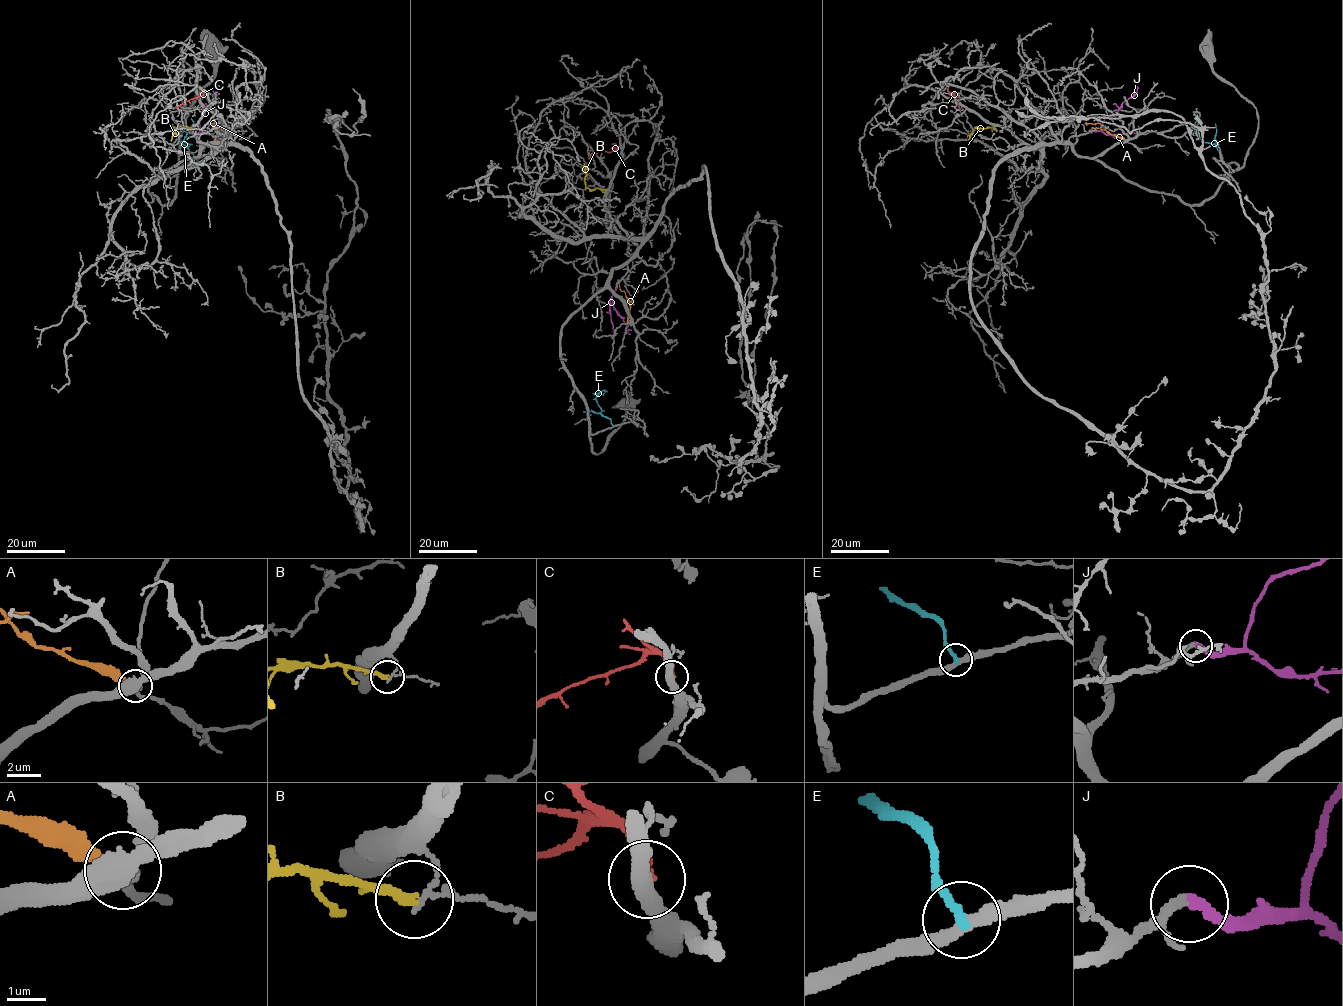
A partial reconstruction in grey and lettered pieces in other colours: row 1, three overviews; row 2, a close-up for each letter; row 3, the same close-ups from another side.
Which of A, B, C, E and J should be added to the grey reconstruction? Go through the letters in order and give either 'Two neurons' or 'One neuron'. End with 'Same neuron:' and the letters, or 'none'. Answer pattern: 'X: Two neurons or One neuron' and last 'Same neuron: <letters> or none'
A: Two neurons
B: Two neurons
C: Two neurons
E: Two neurons
J: One neuron
Same neuron: J

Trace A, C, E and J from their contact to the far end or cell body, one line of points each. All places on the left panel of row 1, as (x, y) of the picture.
A: (215, 140), (217, 128), (213, 123), (207, 123)
C: (208, 98), (204, 93), (176, 108)
E: (201, 163), (184, 140), (191, 132), (191, 118)
J: (203, 130), (200, 130), (199, 119), (215, 96), (216, 86)

